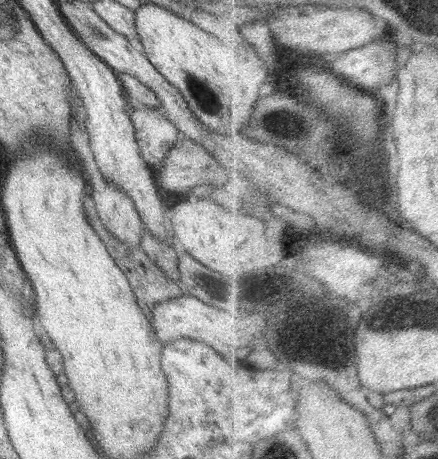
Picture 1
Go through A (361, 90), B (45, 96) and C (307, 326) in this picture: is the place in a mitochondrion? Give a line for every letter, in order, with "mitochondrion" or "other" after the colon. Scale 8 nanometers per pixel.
A: other
B: other
C: mitochondrion

